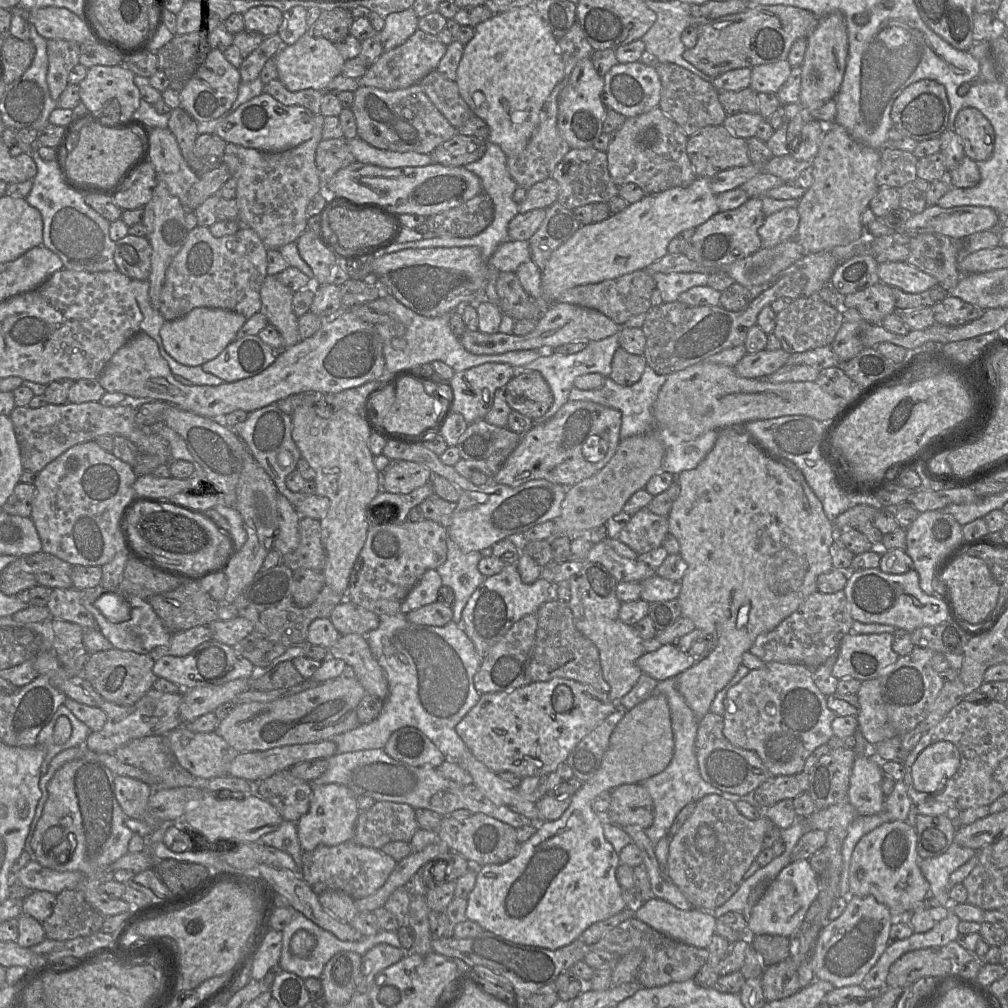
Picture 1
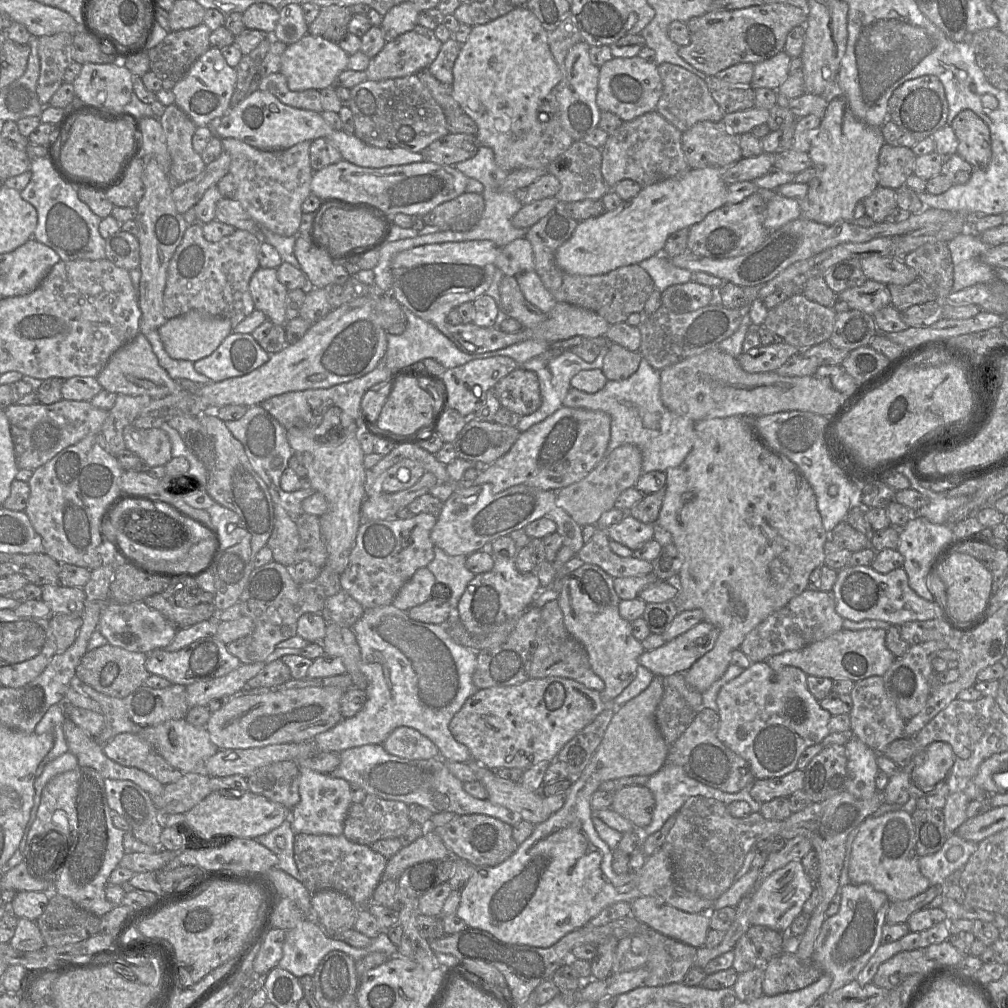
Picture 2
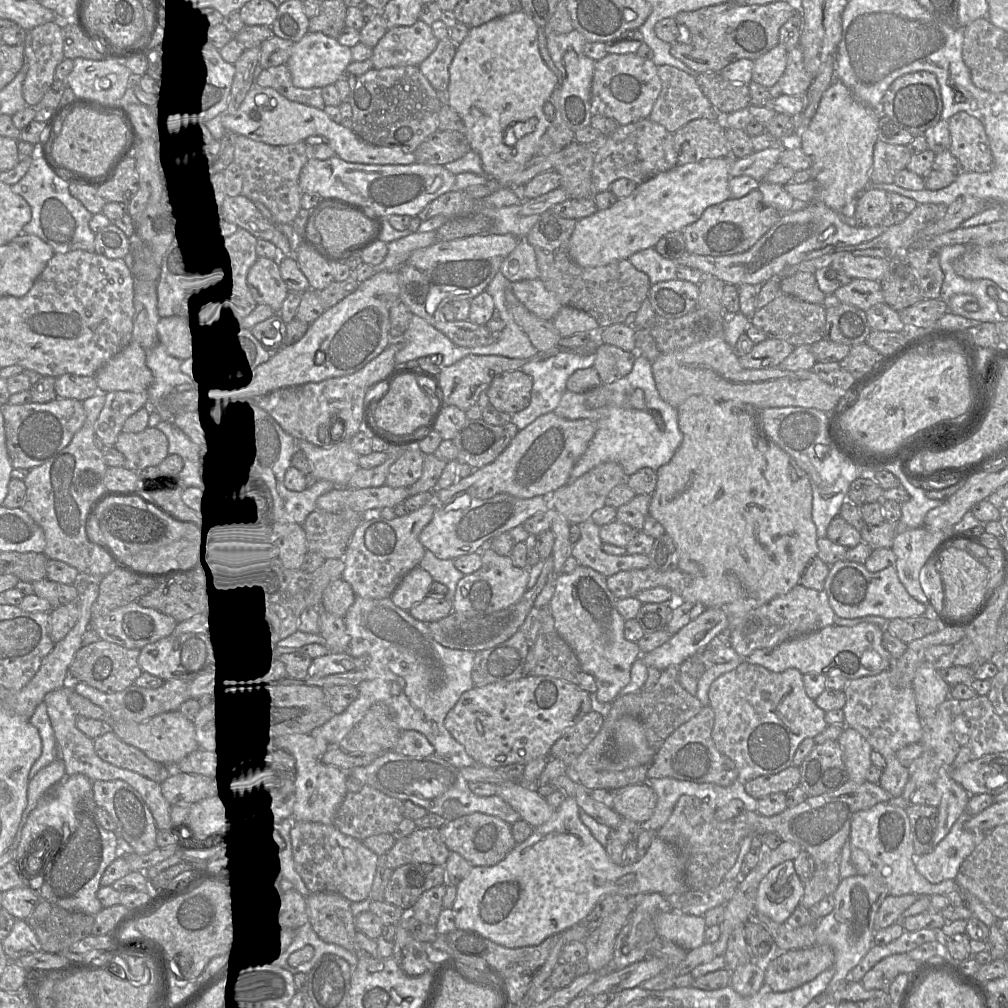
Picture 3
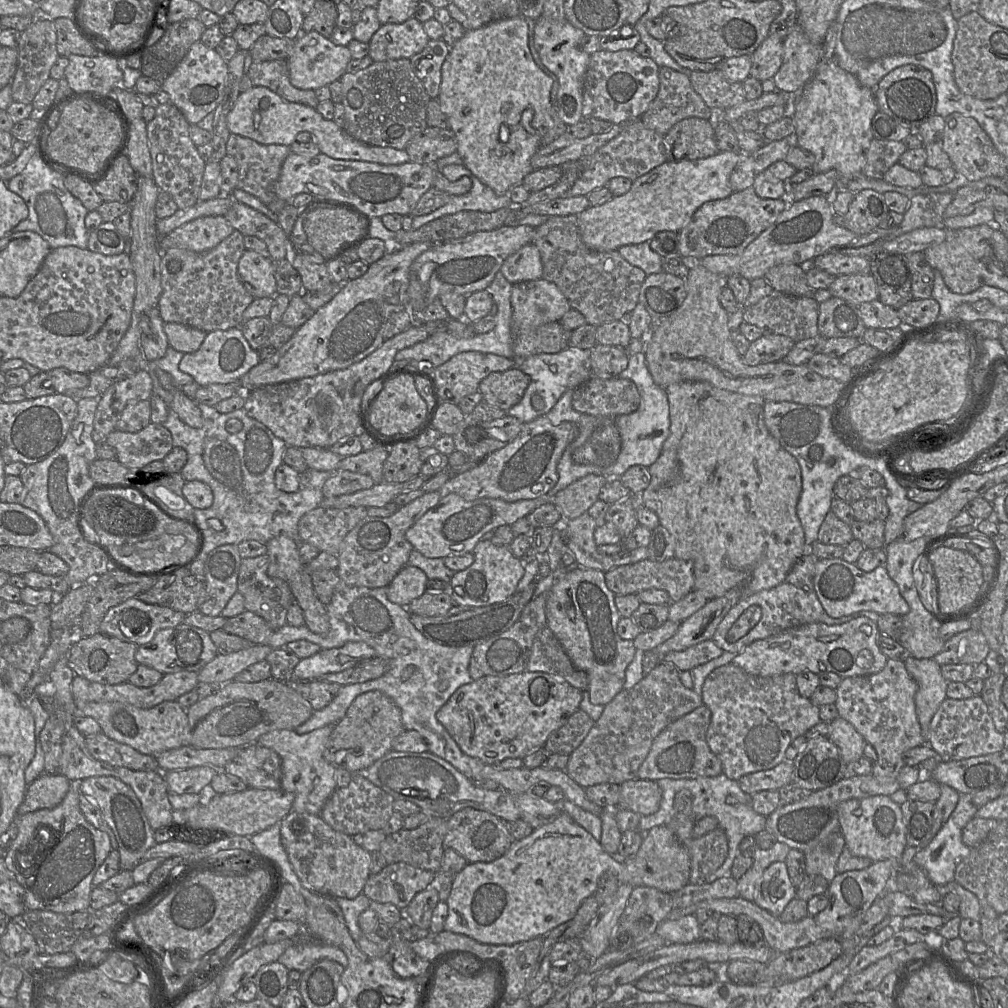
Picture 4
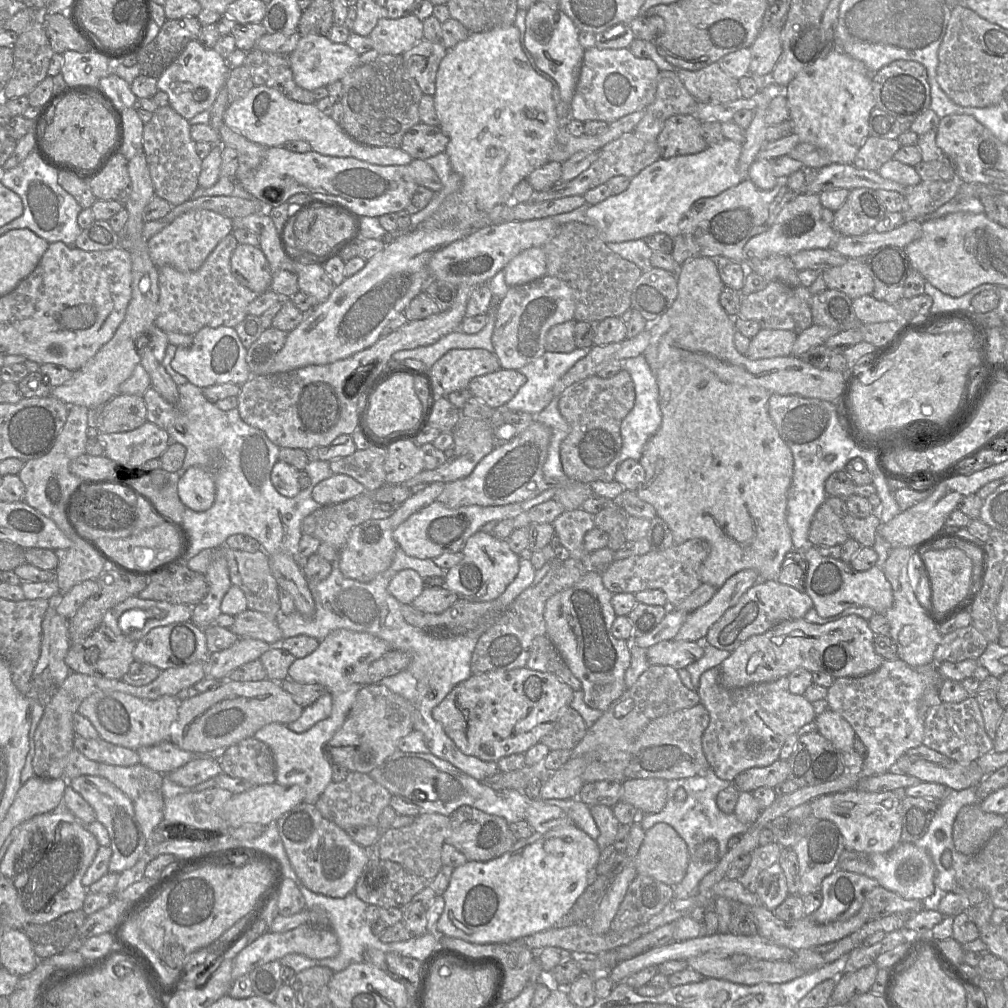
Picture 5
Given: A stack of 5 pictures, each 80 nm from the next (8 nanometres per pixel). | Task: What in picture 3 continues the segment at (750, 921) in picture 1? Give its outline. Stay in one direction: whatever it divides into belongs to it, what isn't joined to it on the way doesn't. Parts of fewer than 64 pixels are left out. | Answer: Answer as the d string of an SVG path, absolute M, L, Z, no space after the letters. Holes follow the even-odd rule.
M787 860L772 868L759 883L755 911L774 922L786 923L800 904L804 887L795 871L793 860Z

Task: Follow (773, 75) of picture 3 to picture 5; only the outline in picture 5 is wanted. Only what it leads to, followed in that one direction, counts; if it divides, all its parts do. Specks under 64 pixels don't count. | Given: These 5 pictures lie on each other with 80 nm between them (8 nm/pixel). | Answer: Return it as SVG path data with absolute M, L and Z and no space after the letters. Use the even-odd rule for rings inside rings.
M763 27L750 47L749 73L771 76L782 53L781 30L777 27Z

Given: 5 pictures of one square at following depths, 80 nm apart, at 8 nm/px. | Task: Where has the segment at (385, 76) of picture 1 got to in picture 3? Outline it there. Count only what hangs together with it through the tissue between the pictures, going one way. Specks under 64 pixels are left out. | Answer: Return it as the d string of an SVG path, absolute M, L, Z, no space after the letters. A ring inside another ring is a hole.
M420 20L411 26L388 29L372 50L372 68L418 67L438 42L431 27Z

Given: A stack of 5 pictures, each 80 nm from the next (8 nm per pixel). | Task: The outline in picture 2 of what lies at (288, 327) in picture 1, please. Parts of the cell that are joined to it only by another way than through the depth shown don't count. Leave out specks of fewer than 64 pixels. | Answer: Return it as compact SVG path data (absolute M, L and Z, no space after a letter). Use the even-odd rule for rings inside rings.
M260 267L250 279L249 292L255 309L262 311L267 319L277 325L286 324L285 301L288 290L279 281L276 269Z

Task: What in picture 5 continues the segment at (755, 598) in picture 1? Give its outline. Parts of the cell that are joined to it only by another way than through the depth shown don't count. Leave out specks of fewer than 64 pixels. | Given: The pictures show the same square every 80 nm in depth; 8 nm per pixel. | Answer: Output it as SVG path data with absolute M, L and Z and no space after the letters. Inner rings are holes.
M692 361L667 363L655 372L655 377L659 390L662 422L658 431L647 441L642 456L638 460L645 470L645 479L635 491L636 495L651 504L657 515L666 522L675 544L681 544L694 538L705 540L708 543L709 553L700 567L701 583L710 584L719 589L730 577L745 569L757 571L762 581L777 580L786 555L794 549L791 528L787 522L787 501L794 473L794 458L769 415L768 401L771 393L762 387L723 381L704 365Z

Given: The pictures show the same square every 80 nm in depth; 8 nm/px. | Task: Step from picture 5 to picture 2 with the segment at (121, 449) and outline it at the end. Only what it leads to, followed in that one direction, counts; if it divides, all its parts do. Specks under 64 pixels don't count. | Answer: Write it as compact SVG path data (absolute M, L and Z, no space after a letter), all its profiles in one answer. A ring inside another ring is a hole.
M131 424L125 428L123 437L126 449L135 453L142 460L146 469L154 466L164 466L172 458L171 440L160 427L139 429Z

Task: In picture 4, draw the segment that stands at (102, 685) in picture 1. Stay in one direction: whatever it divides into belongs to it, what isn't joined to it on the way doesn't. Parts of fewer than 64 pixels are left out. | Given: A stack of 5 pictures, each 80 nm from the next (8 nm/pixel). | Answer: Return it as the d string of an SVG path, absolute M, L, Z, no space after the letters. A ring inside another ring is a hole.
M98 632L91 636L77 639L68 651L67 665L75 676L100 684L116 685L128 682L129 677L137 670L135 653L138 646Z

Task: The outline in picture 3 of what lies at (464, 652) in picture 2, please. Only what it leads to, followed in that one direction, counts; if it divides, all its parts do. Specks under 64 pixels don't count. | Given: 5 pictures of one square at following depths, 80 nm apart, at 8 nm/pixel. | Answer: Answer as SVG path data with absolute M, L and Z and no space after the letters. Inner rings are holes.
M356 597L343 619L350 636L346 652L364 662L367 679L358 684L357 699L344 712L312 730L311 736L321 744L337 744L372 705L383 703L392 710L401 731L422 733L433 745L436 755L458 769L475 765L476 761L444 725L446 715L461 695L475 687L472 680L475 653L442 646L431 636L428 624L397 607L390 598Z

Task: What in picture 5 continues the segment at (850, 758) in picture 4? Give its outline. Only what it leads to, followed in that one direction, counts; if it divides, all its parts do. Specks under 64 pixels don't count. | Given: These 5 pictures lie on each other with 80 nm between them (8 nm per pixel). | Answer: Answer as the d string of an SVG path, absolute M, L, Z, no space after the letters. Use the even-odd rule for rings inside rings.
M831 709L816 715L814 719L817 731L829 740L840 751L853 749L856 738L852 726L840 715Z

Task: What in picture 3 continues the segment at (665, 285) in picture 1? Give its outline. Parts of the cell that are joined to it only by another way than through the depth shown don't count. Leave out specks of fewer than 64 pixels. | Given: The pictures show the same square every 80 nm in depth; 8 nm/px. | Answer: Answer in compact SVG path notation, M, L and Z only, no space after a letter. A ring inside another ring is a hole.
M655 248L632 254L628 259L638 270L646 273L651 284L677 279L675 260L664 258Z

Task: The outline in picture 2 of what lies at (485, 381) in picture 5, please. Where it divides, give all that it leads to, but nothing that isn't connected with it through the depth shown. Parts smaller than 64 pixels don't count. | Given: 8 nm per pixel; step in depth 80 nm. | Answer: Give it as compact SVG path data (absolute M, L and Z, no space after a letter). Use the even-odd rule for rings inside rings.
M521 367L500 379L493 387L493 394L503 408L520 416L534 413L542 404L537 374Z

